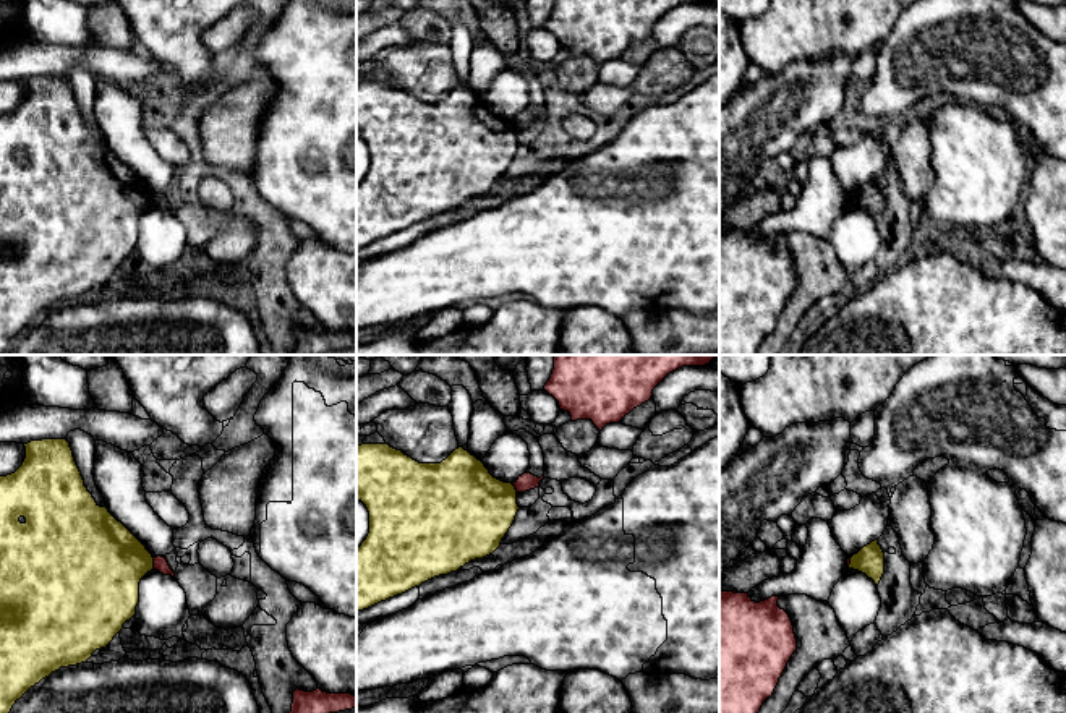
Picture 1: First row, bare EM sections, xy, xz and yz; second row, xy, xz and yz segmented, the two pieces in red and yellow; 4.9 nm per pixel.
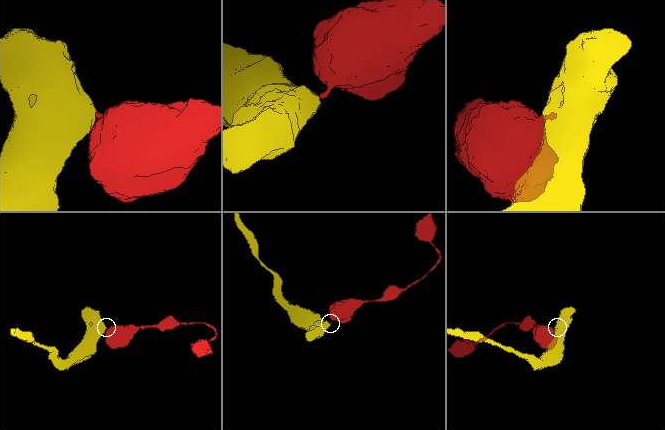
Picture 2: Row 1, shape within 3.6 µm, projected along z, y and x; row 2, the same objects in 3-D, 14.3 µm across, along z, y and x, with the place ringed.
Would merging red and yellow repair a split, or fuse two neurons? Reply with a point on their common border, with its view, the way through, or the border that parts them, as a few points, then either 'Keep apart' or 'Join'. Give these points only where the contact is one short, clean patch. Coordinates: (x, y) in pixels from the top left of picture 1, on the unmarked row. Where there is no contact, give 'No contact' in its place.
Touches red at xy (154, 200). Path across: xy (161, 201), (154, 200), (104, 200). Join

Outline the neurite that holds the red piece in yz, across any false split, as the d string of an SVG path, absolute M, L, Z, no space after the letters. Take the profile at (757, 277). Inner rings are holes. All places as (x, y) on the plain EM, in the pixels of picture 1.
M719 230L719 355L757 355L797 287L792 258L778 237L755 240L748 230Z

